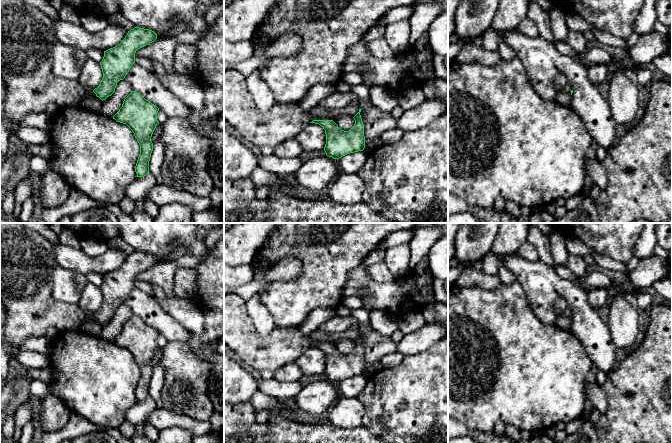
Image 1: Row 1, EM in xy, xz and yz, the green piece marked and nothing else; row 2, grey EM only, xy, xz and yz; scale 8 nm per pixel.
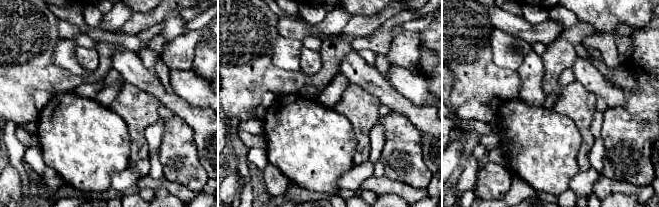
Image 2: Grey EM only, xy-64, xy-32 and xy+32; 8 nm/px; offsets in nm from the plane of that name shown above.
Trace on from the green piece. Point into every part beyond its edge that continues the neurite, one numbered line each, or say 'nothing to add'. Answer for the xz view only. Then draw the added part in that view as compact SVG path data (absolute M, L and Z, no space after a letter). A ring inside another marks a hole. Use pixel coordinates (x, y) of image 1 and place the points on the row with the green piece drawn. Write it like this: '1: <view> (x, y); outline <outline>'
1: xz (270, 128); outline M235 69L224 71L224 120L253 145L272 148L290 138L295 138L305 126L312 122L309 112L296 103L275 103L270 110L261 111L247 88L244 75Z

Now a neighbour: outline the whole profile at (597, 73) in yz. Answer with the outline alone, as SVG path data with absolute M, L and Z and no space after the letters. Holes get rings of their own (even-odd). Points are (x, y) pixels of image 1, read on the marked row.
M589 64L587 74L589 80L595 85L599 85L605 80L609 79L606 64L594 64L594 65Z

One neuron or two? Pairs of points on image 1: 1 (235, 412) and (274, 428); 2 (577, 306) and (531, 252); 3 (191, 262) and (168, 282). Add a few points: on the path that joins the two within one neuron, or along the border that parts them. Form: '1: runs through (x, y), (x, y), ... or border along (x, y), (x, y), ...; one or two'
1: runs through (245, 422), (251, 428), (264, 428); one
2: border along (515, 253), (531, 261), (538, 259); two
3: runs through (183, 262), (178, 262), (168, 274); one

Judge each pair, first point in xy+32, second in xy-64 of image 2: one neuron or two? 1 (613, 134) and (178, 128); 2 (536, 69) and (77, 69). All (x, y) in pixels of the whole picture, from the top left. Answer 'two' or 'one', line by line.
1: one
2: two

